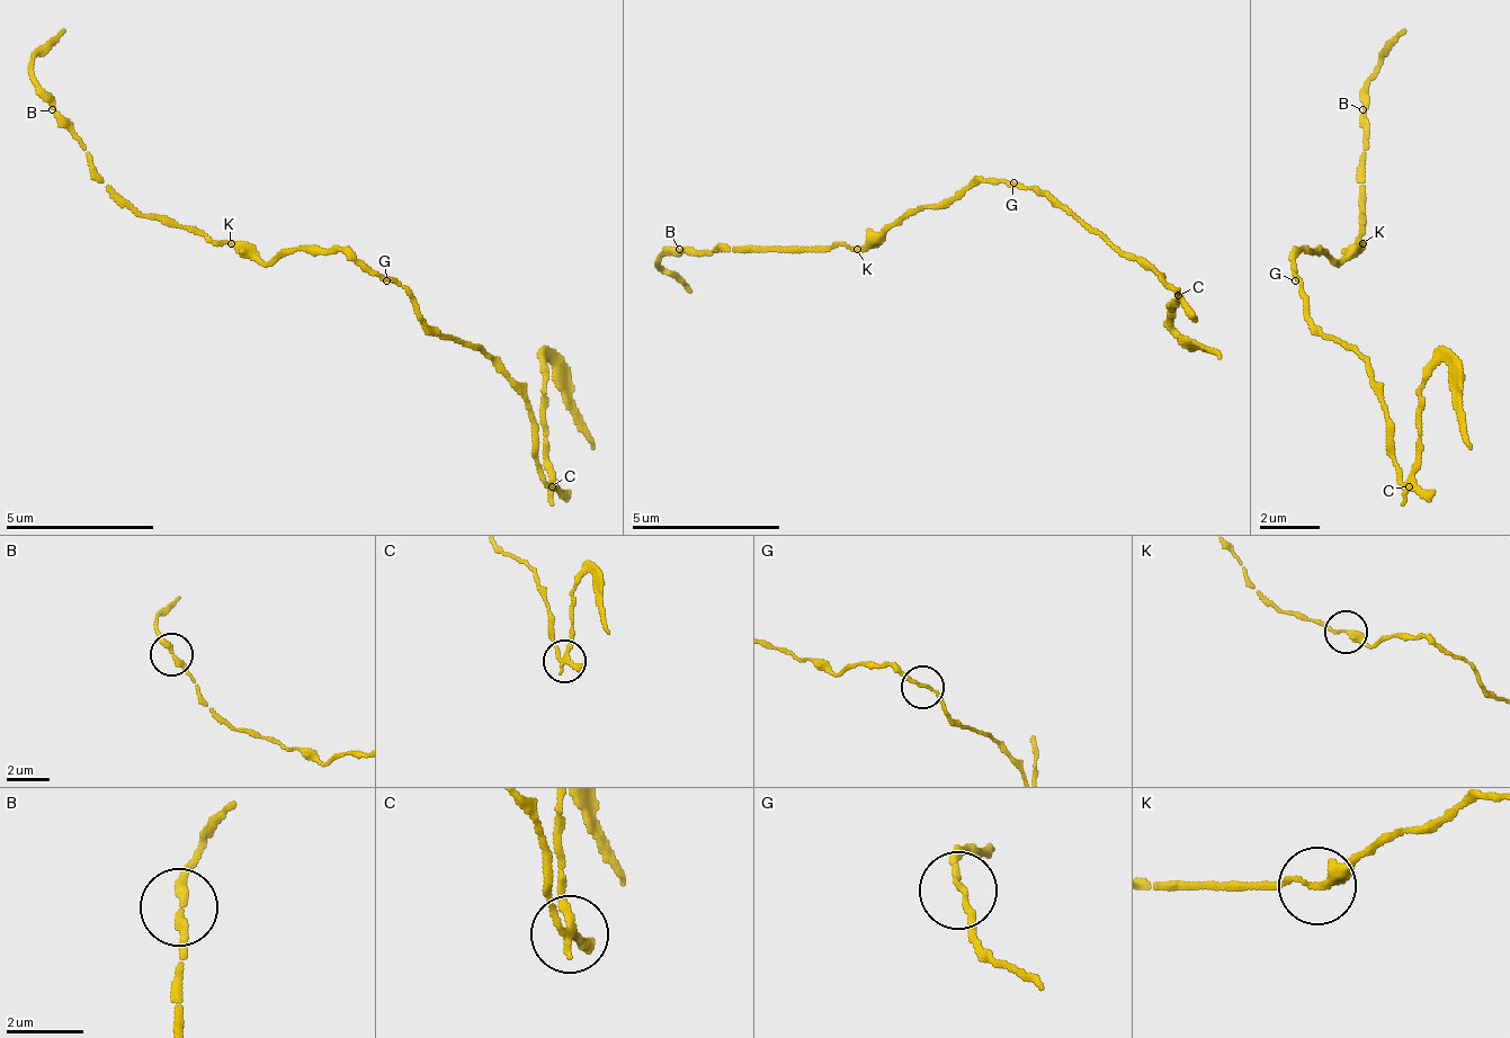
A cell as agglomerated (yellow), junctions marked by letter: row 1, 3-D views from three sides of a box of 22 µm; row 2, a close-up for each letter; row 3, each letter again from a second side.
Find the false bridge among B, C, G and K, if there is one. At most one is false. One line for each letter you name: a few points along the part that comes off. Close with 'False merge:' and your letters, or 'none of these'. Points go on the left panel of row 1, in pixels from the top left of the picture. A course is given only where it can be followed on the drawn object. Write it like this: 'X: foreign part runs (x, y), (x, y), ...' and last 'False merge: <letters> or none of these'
C: foreign part runs (550, 489), (543, 384), (550, 363), (595, 452)
False merge: C

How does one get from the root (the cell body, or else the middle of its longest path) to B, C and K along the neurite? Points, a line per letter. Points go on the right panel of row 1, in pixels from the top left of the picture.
B: (1295, 280), (1295, 258), (1303, 251), (1318, 251), (1332, 266), (1363, 243), (1355, 243), (1363, 235), (1363, 109)
C: (1295, 280), (1303, 288), (1303, 310), (1369, 369), (1392, 429), (1392, 466), (1406, 489)
K: (1295, 280), (1295, 258), (1303, 251), (1318, 251), (1332, 266), (1340, 258), (1347, 258), (1363, 243)

